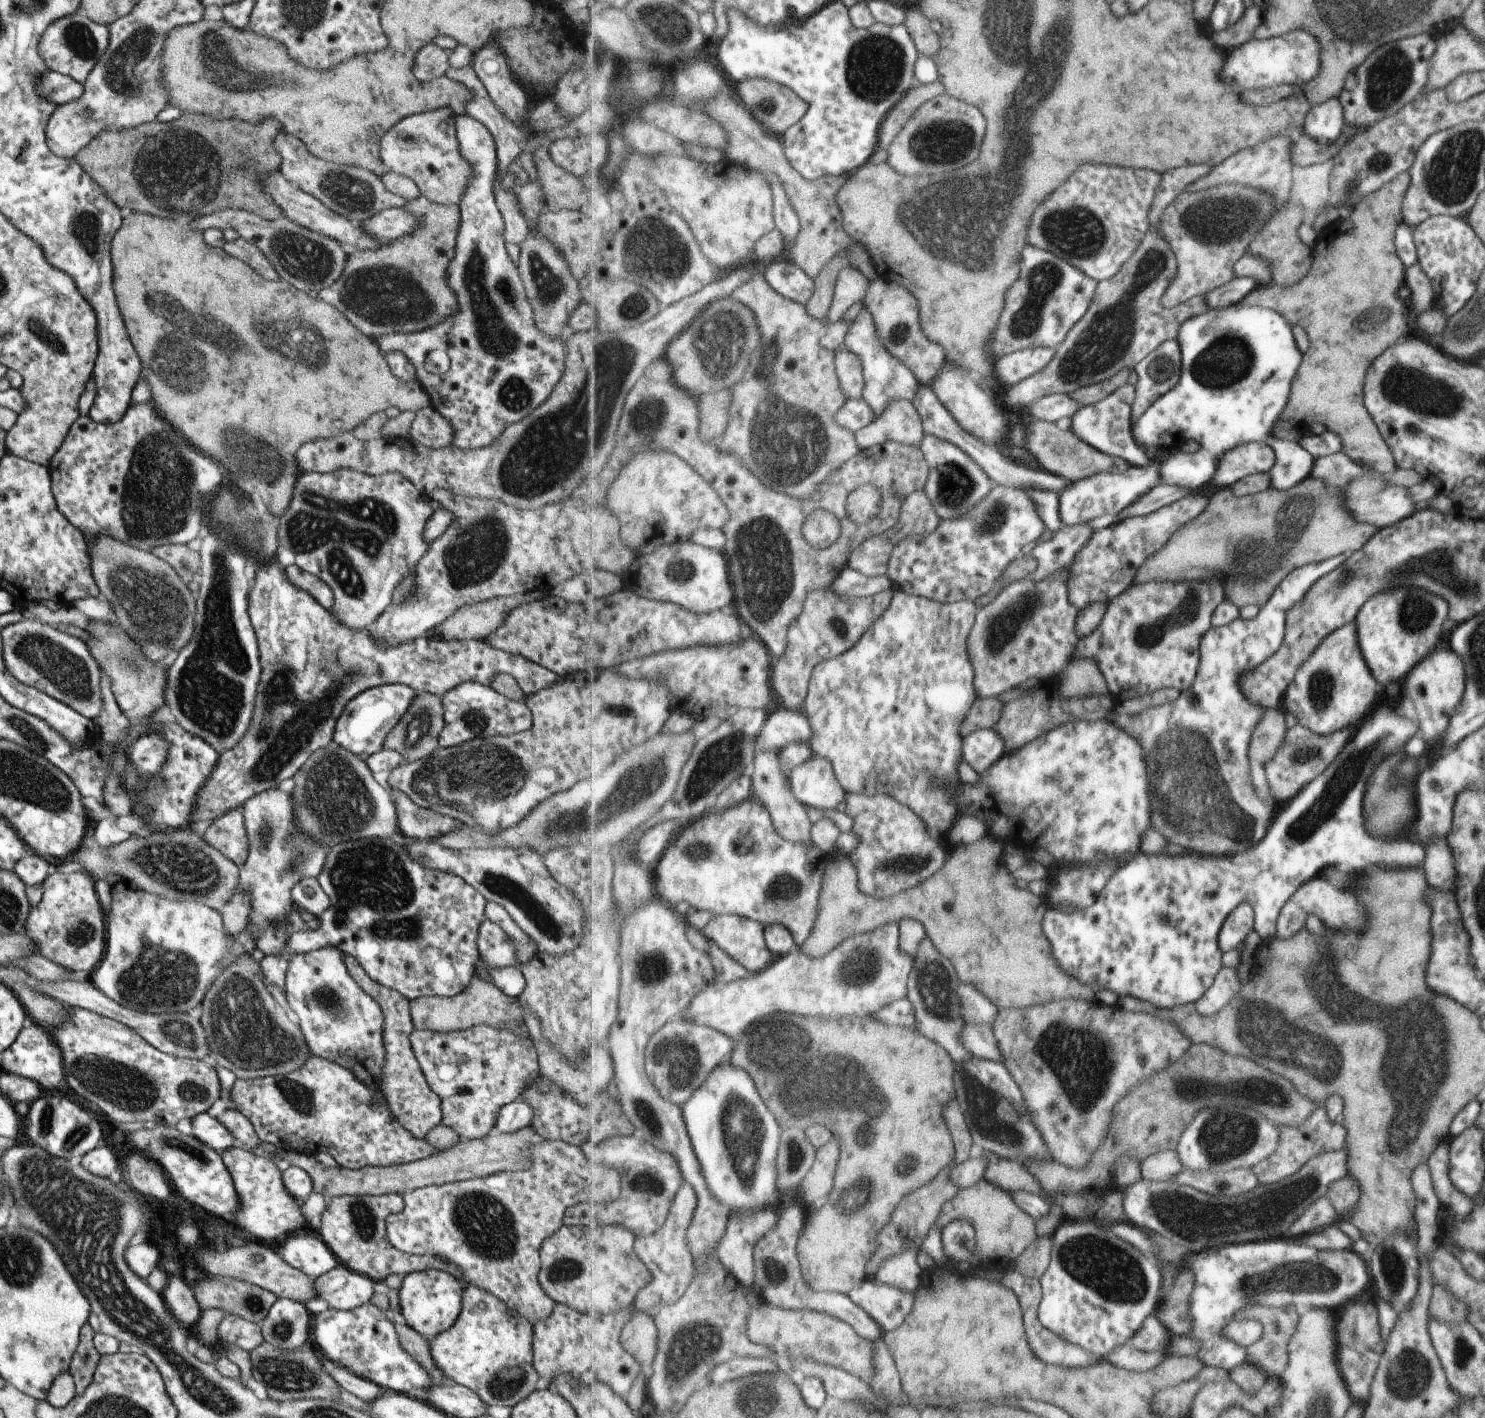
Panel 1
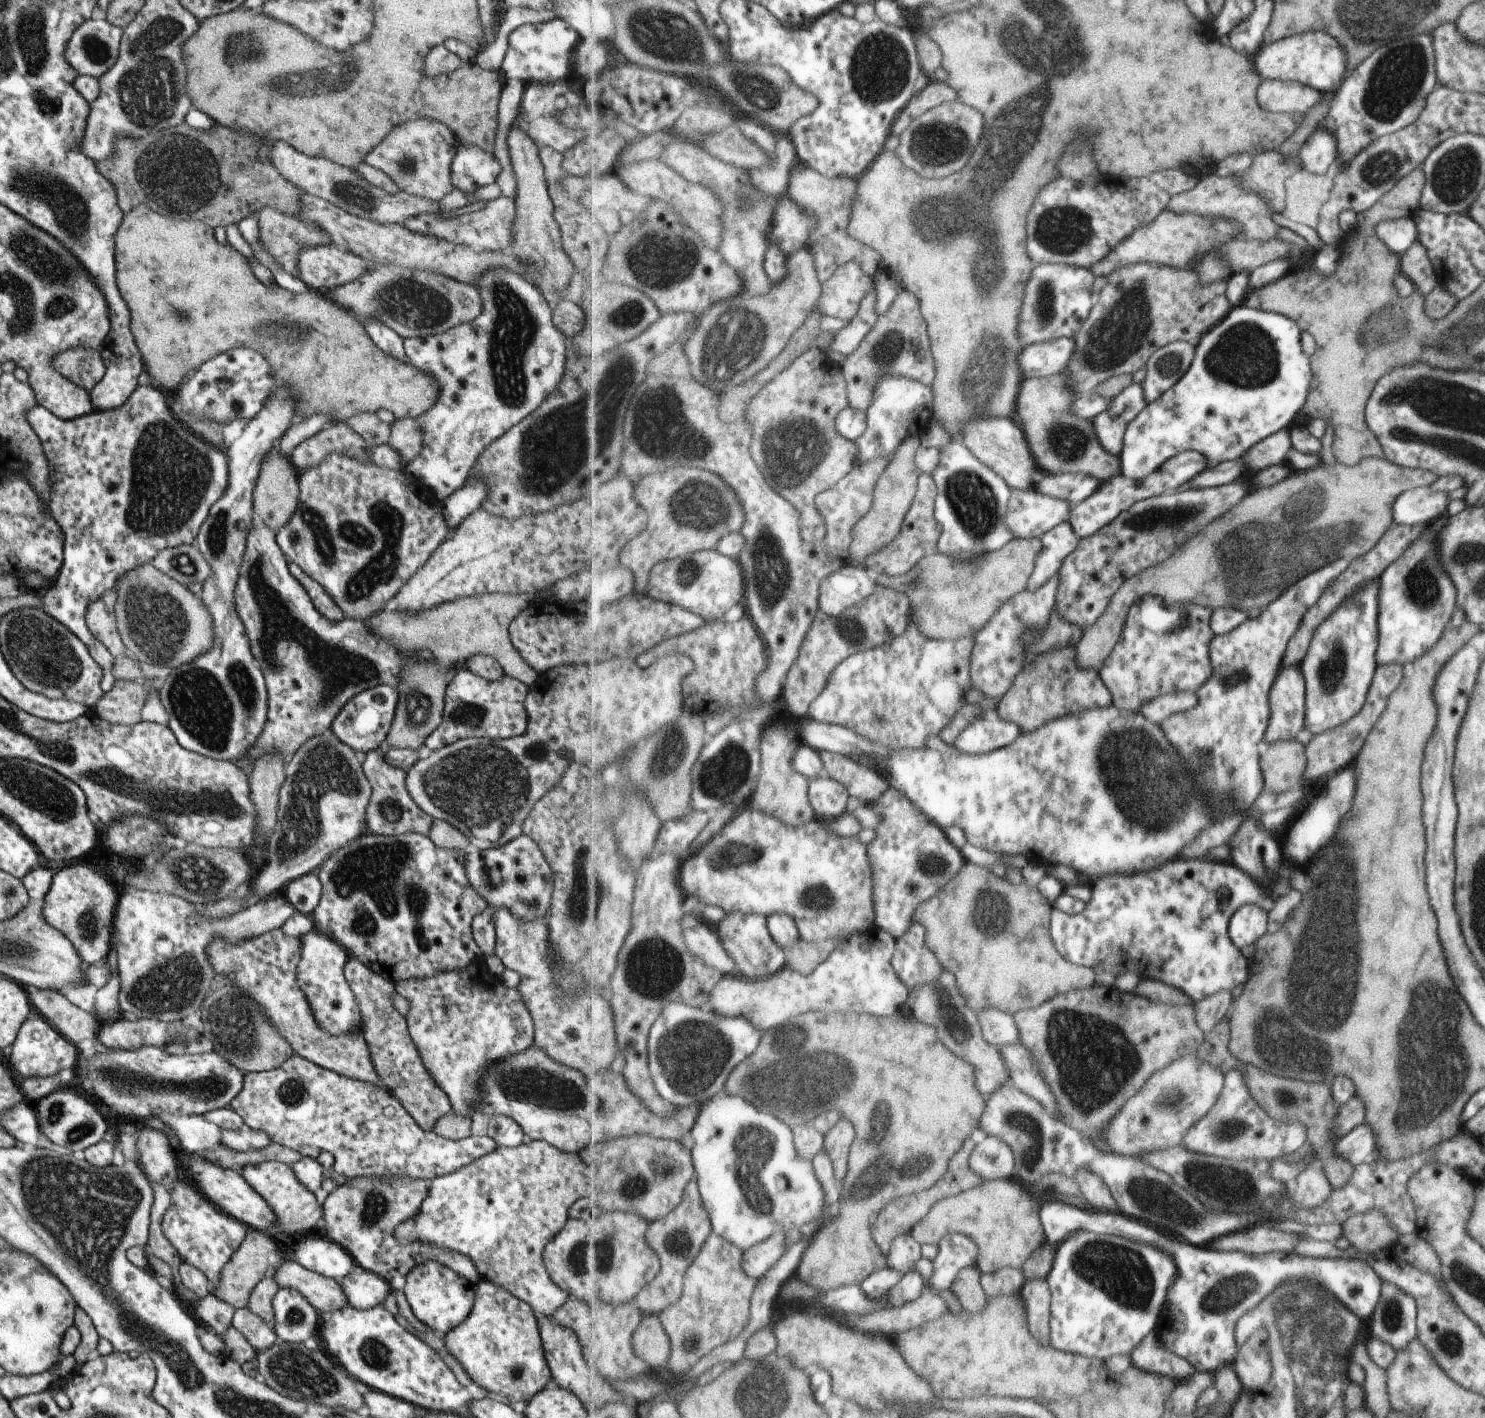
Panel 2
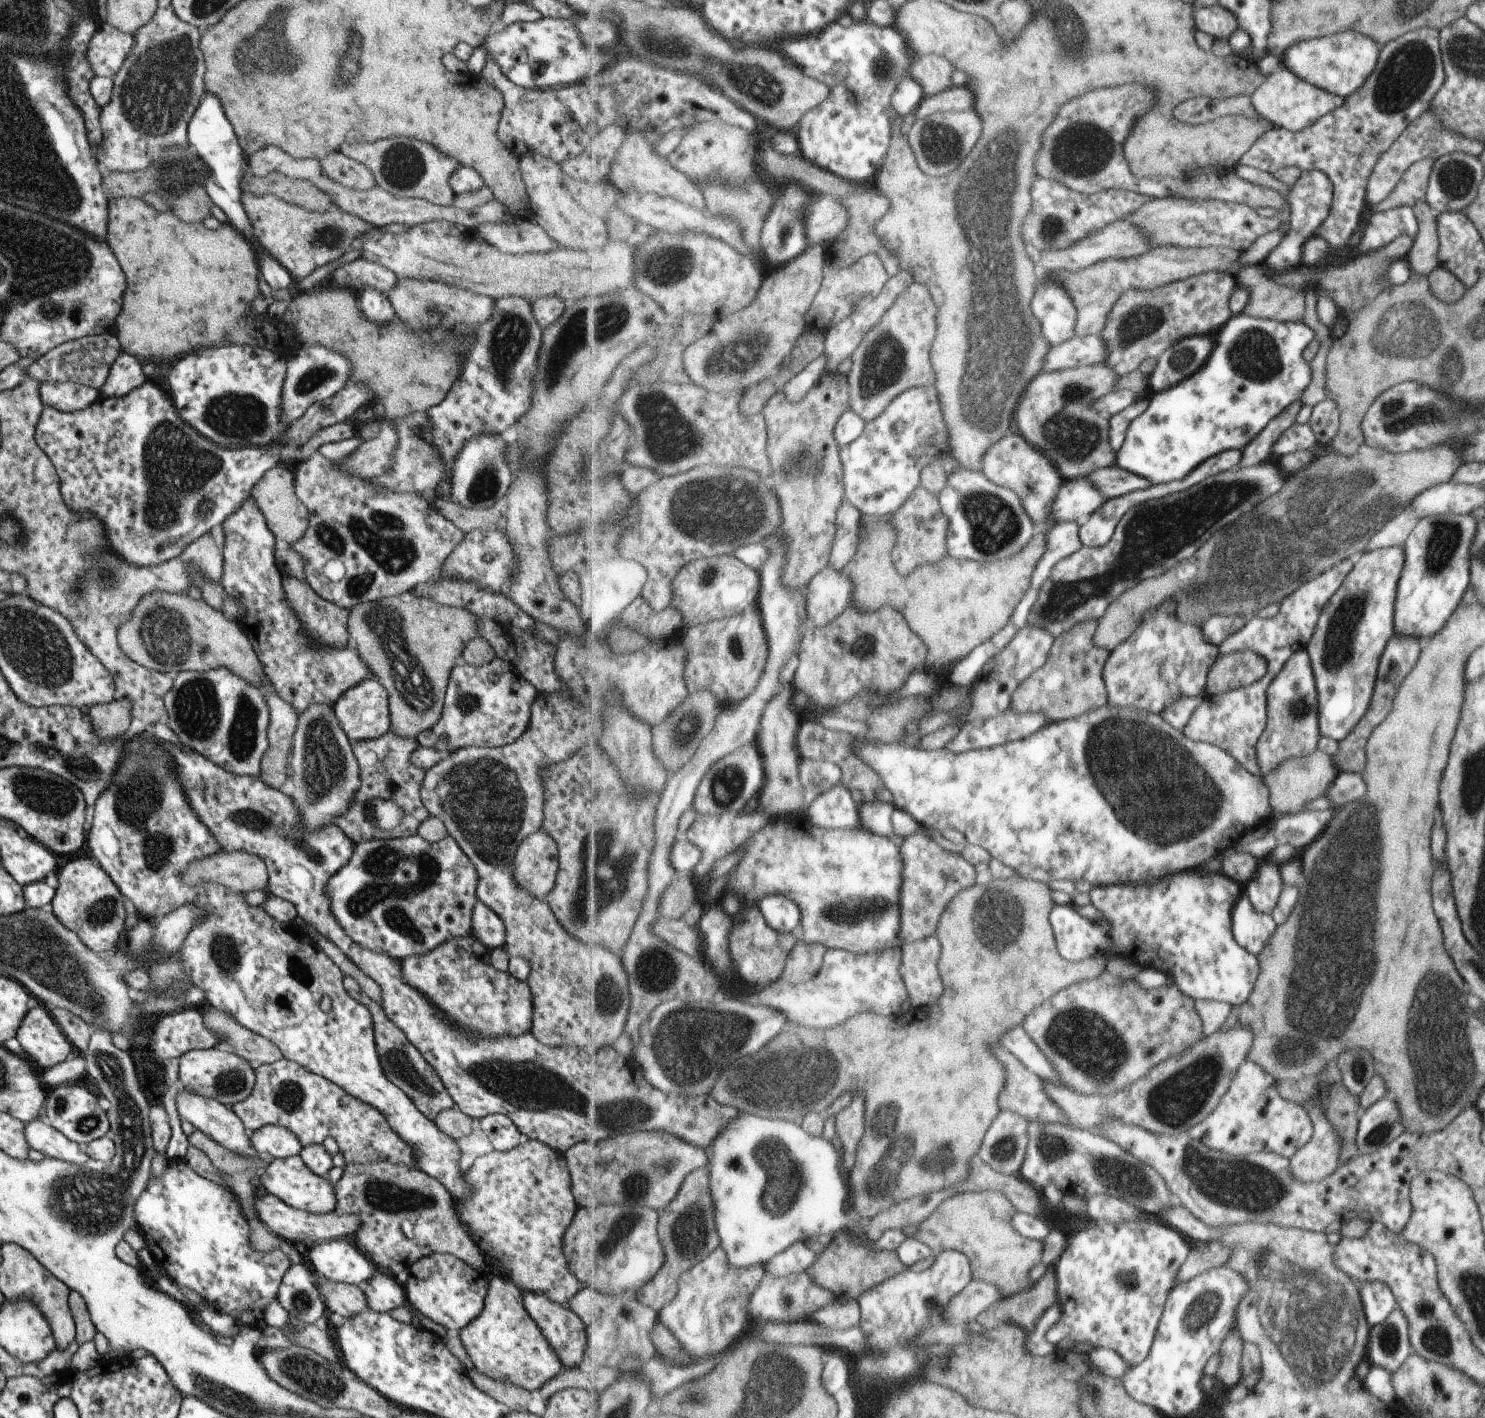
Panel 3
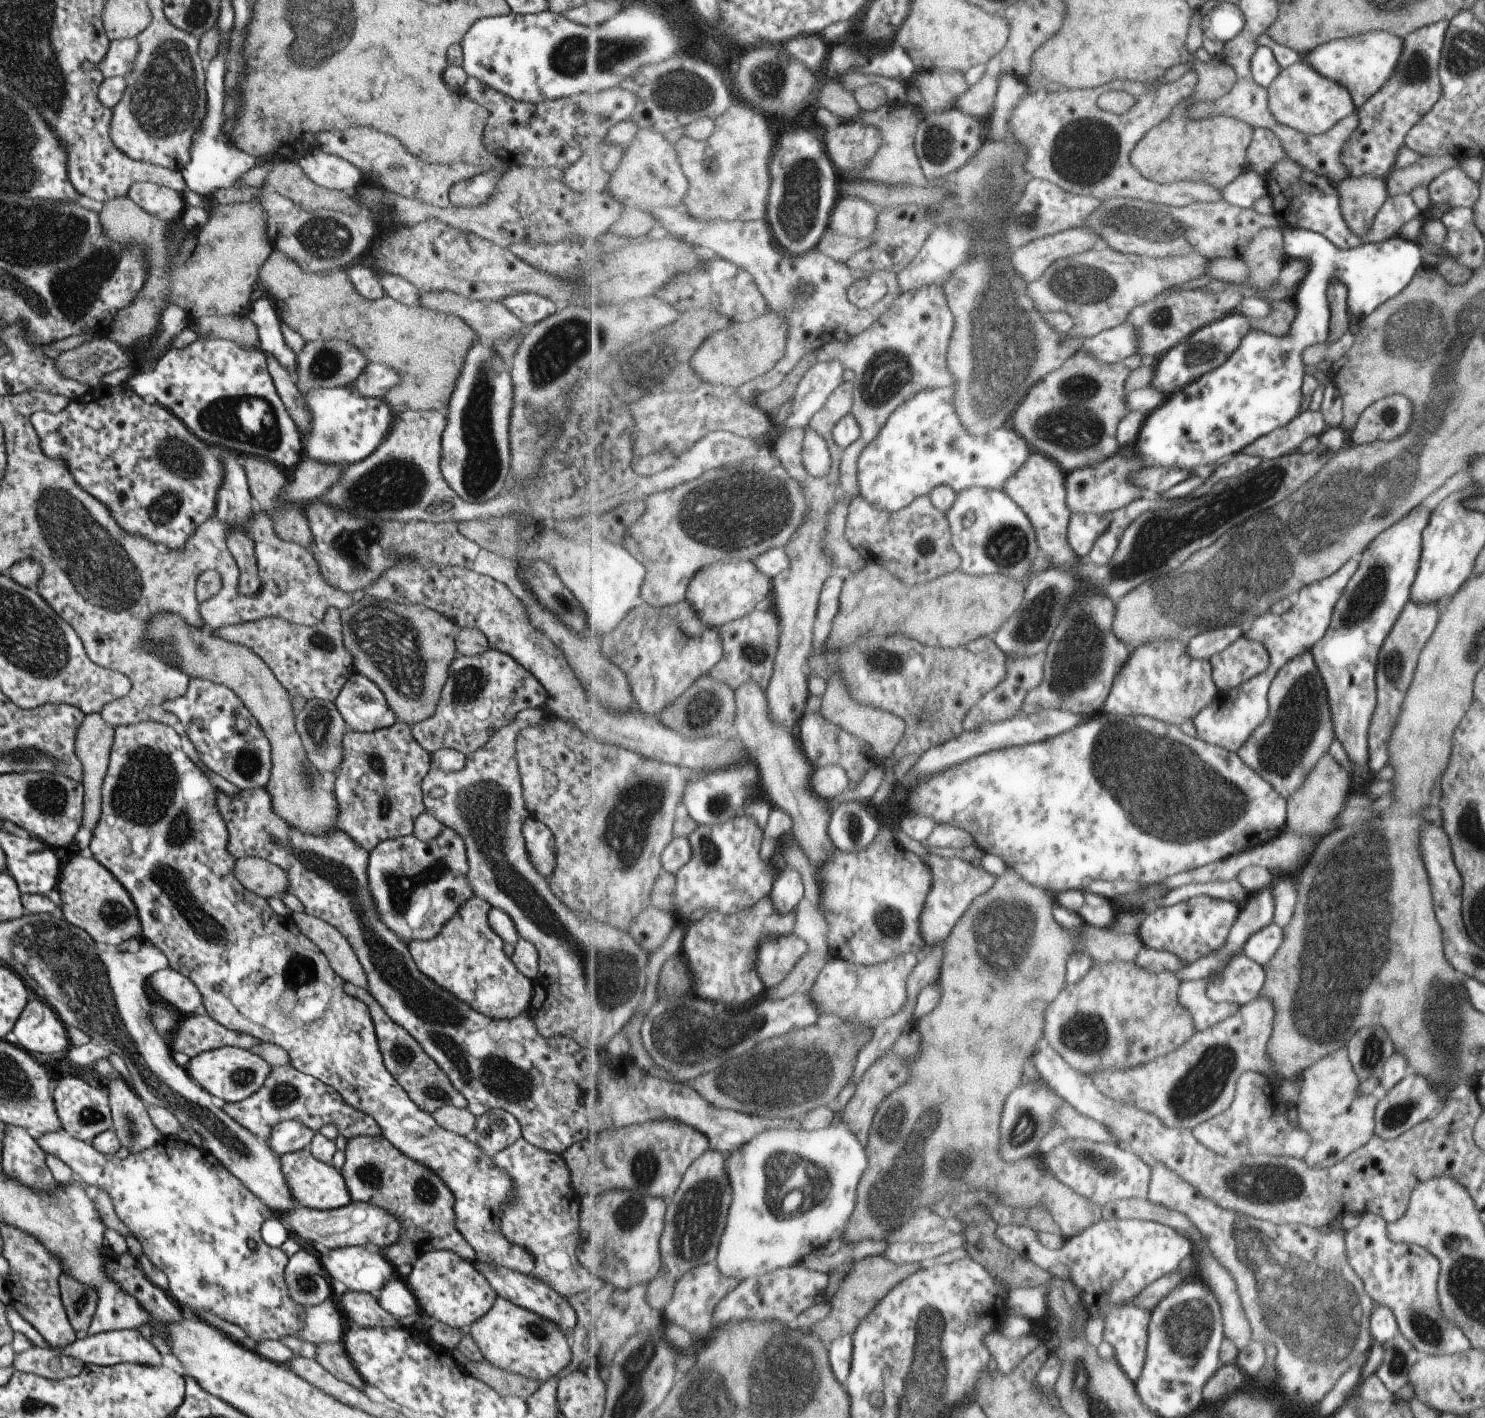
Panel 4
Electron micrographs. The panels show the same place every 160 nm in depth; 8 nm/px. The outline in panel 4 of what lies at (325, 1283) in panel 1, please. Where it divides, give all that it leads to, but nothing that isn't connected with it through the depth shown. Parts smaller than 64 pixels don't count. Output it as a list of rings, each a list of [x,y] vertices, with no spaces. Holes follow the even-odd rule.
[[[392,1276],[379,1289],[377,1300],[383,1310],[397,1319],[408,1314],[418,1313],[420,1315],[416,1298],[400,1276]]]

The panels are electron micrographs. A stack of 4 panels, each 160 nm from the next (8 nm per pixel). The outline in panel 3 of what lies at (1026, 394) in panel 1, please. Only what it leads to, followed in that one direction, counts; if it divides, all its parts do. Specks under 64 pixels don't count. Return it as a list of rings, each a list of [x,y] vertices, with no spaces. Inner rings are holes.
[[[1211,271],[1153,290],[1125,292],[1109,311],[1106,325],[1099,335],[1109,348],[1105,364],[1124,377],[1136,371],[1147,358],[1159,360],[1168,348],[1182,339],[1214,336],[1234,315],[1229,300],[1237,288],[1239,284],[1233,274]]]

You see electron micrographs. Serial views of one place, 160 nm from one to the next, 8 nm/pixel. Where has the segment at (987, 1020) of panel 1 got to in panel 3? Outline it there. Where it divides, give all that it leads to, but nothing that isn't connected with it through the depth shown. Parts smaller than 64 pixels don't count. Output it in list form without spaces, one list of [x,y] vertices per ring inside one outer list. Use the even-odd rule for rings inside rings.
[[[1023,1026],[1009,1030],[1000,1038],[1000,1044],[1007,1047],[1025,1066],[1029,1066],[1043,1079],[1060,1082],[1058,1072],[1046,1054],[1035,1044]]]

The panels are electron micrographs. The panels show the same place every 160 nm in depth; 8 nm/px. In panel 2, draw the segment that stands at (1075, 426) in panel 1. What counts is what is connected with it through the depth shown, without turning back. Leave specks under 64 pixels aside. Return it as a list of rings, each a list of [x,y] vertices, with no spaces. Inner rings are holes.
[[[1133,383],[1112,399],[1107,410],[1091,419],[1099,442],[1111,454],[1121,456],[1127,427],[1149,404],[1145,395],[1141,384]]]

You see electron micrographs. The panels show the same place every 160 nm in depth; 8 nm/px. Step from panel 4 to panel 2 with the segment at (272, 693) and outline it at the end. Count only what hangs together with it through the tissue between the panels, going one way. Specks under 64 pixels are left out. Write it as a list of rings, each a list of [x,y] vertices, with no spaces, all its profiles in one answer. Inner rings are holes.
[[[152,561],[144,562],[115,579],[114,619],[127,653],[143,664],[166,664],[170,668],[193,660],[212,641],[211,615],[198,597],[180,579],[157,570]]]

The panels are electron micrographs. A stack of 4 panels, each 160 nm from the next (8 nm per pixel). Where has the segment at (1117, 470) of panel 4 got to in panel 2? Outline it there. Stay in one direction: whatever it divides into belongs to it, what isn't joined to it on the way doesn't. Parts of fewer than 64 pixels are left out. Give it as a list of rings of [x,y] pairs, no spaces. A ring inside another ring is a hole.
[[[1012,489],[1005,524],[1015,539],[1041,539],[1058,524],[1070,520],[1072,504],[1033,489]]]

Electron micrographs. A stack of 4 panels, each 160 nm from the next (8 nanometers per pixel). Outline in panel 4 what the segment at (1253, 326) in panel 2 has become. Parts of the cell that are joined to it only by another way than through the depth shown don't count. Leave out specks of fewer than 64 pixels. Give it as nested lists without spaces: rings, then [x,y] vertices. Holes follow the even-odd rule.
[[[1297,227],[1287,228],[1283,232],[1283,248],[1287,254],[1287,259],[1297,259],[1304,260],[1308,264],[1306,269],[1307,274],[1302,278],[1298,285],[1296,285],[1295,290],[1293,291],[1291,299],[1293,300],[1296,306],[1296,315],[1295,318],[1291,321],[1288,331],[1282,335],[1271,336],[1271,334],[1260,331],[1259,329],[1251,329],[1250,333],[1246,334],[1246,337],[1242,338],[1240,345],[1236,348],[1236,351],[1232,352],[1232,355],[1228,357],[1225,363],[1223,363],[1219,368],[1208,372],[1207,374],[1198,378],[1194,383],[1187,385],[1183,390],[1178,390],[1176,393],[1169,395],[1169,398],[1158,406],[1158,409],[1155,409],[1150,415],[1147,416],[1145,424],[1141,427],[1139,431],[1137,440],[1132,444],[1134,446],[1134,458],[1138,463],[1143,467],[1169,467],[1174,468],[1179,471],[1189,470],[1193,473],[1192,477],[1197,475],[1201,476],[1202,471],[1206,470],[1206,467],[1210,465],[1217,465],[1226,460],[1232,455],[1237,455],[1250,446],[1254,440],[1261,438],[1263,435],[1266,435],[1268,432],[1274,431],[1276,428],[1285,426],[1289,423],[1295,415],[1299,414],[1298,408],[1300,403],[1301,386],[1303,386],[1303,376],[1307,374],[1305,372],[1305,366],[1308,364],[1303,364],[1303,349],[1307,348],[1309,345],[1316,345],[1322,343],[1327,338],[1327,325],[1329,324],[1329,304],[1327,303],[1326,297],[1326,288],[1330,287],[1330,284],[1333,281],[1339,281],[1344,284],[1344,287],[1347,288],[1347,297],[1346,297],[1346,306],[1347,311],[1353,313],[1357,316],[1357,319],[1363,317],[1370,305],[1386,301],[1391,297],[1394,297],[1400,290],[1403,290],[1403,287],[1411,280],[1411,276],[1415,274],[1415,270],[1422,266],[1422,255],[1423,252],[1418,245],[1418,242],[1411,242],[1402,239],[1401,237],[1395,235],[1391,238],[1387,238],[1386,241],[1382,243],[1365,243],[1360,244],[1358,247],[1352,249],[1340,249],[1337,248],[1334,244],[1331,244],[1327,238],[1322,234],[1316,233],[1315,231],[1309,229],[1300,229]]]

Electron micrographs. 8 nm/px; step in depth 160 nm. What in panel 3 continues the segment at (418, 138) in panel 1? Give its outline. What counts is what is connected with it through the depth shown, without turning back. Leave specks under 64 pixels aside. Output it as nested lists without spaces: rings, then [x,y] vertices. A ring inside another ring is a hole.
[[[403,137],[377,140],[373,144],[343,144],[343,148],[338,151],[364,164],[374,174],[376,186],[393,196],[425,199],[434,205],[452,204],[454,194],[448,178],[459,164],[454,158],[444,155],[435,145]]]

